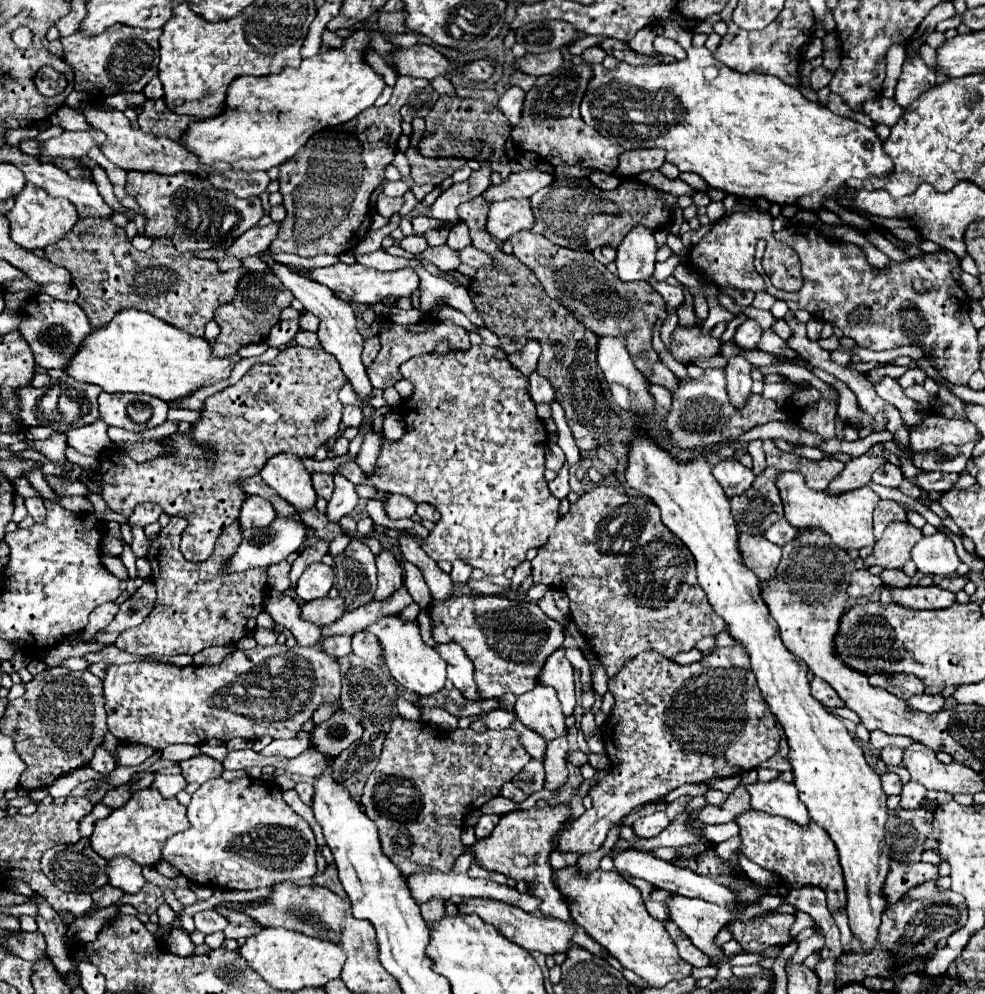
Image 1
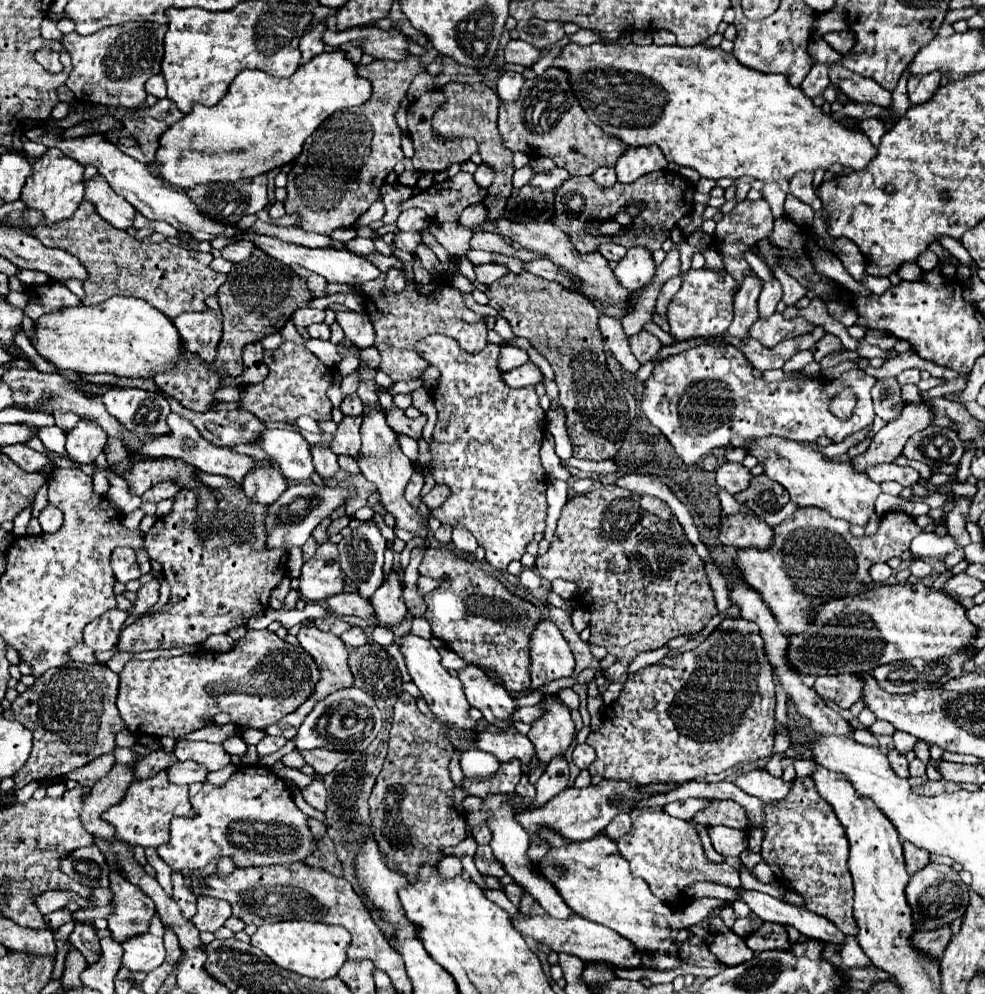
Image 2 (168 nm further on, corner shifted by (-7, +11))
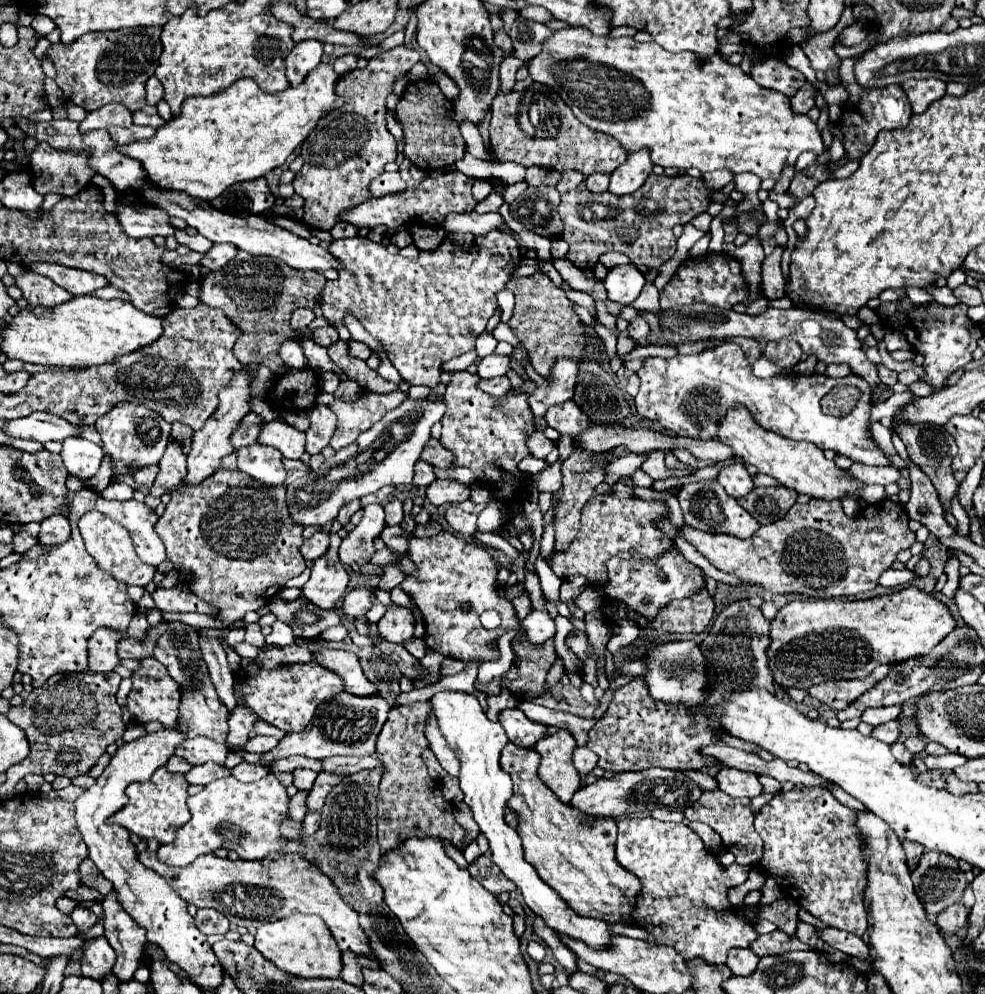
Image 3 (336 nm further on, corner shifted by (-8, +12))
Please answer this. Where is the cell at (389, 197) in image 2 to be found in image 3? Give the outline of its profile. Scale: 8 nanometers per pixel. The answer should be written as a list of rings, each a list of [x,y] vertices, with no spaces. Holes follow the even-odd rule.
[[[382,173],[370,183],[370,193],[374,197],[384,197],[390,193],[400,193],[406,189],[406,183],[402,181],[400,173]]]

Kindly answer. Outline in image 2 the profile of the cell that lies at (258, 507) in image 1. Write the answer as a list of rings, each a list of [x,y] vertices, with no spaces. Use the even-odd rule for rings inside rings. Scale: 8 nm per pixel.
[[[257,464],[247,472],[241,486],[251,500],[269,506],[285,492],[287,480],[275,464]]]

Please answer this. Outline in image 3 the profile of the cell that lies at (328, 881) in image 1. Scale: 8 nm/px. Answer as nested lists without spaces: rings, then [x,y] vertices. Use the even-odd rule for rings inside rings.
[[[288,819],[288,821],[284,821],[284,823],[282,823],[282,829],[280,829],[280,831],[282,831],[282,835],[284,835],[286,839],[292,839],[292,841],[298,841],[298,843],[300,843],[302,823]]]

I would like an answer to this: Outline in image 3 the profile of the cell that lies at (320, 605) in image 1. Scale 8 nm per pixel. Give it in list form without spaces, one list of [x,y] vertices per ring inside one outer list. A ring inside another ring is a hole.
[[[354,589],[350,591],[346,597],[344,597],[344,603],[342,603],[342,611],[348,615],[348,617],[364,617],[366,611],[370,609],[370,589]]]

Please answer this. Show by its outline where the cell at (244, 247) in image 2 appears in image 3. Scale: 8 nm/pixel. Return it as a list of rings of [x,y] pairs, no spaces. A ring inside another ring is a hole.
[[[228,243],[214,245],[214,247],[204,255],[204,259],[200,261],[200,265],[208,267],[210,271],[218,271],[220,267],[228,265],[228,263],[236,257],[236,253],[238,253],[238,247],[232,247],[232,245],[228,245]]]

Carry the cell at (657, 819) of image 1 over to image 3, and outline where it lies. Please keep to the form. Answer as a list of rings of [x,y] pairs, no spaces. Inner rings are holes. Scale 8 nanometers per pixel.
[[[652,817],[644,819],[620,819],[618,821],[618,841],[616,841],[616,859],[618,863],[632,871],[642,881],[642,891],[638,895],[636,911],[632,917],[638,927],[650,931],[652,943],[664,943],[674,947],[684,959],[702,957],[712,965],[726,963],[726,953],[732,947],[750,947],[750,943],[758,937],[752,929],[750,921],[738,917],[734,911],[730,913],[730,903],[726,899],[726,891],[746,881],[750,867],[742,867],[732,863],[724,867],[718,861],[716,853],[706,851],[702,839],[684,823],[664,823]]]

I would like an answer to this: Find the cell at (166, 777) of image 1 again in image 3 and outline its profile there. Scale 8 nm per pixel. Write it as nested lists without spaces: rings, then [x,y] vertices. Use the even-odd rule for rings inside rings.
[[[204,763],[204,765],[192,767],[184,777],[186,777],[186,781],[192,783],[192,785],[208,785],[208,783],[212,783],[214,779],[228,777],[228,775],[230,775],[230,769],[228,769],[228,767],[216,765],[216,763]]]

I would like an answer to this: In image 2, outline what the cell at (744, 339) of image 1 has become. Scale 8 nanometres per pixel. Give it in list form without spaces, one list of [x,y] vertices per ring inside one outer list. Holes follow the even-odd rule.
[[[769,280],[769,282],[763,282],[763,290],[761,290],[761,296],[759,296],[759,314],[765,318],[765,316],[771,316],[775,312],[775,306],[779,304],[783,296],[783,290],[781,290],[781,284],[779,280]]]

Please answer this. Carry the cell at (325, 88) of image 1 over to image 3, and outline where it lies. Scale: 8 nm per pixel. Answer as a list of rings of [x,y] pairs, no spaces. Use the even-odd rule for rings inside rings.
[[[320,63],[314,71],[308,73],[304,83],[298,87],[288,87],[280,93],[264,93],[254,79],[244,77],[212,97],[188,97],[182,103],[182,113],[160,127],[152,139],[134,141],[118,149],[124,155],[138,159],[152,183],[158,187],[186,191],[192,197],[212,201],[232,183],[252,181],[266,175],[274,167],[280,167],[286,157],[308,137],[326,111],[332,111],[332,107],[340,107],[340,103],[344,103],[340,95],[336,95],[336,79],[338,73],[330,63]]]

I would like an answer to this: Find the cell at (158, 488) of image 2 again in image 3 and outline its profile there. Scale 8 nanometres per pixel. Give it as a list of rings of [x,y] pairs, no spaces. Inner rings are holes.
[[[178,443],[168,445],[168,449],[166,449],[166,453],[164,453],[164,457],[160,459],[158,465],[160,465],[160,471],[158,471],[158,477],[156,477],[154,485],[164,487],[166,491],[172,491],[184,481],[186,455],[182,453]]]

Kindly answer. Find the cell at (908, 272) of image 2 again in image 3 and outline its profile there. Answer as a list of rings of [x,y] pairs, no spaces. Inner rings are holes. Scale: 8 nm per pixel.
[[[932,283],[932,287],[924,287],[932,297],[934,297],[934,301],[938,301],[938,303],[942,303],[942,305],[948,305],[948,307],[952,307],[952,305],[956,305],[958,303],[958,299],[952,295],[952,291],[944,285],[944,287],[938,287],[936,283]]]

